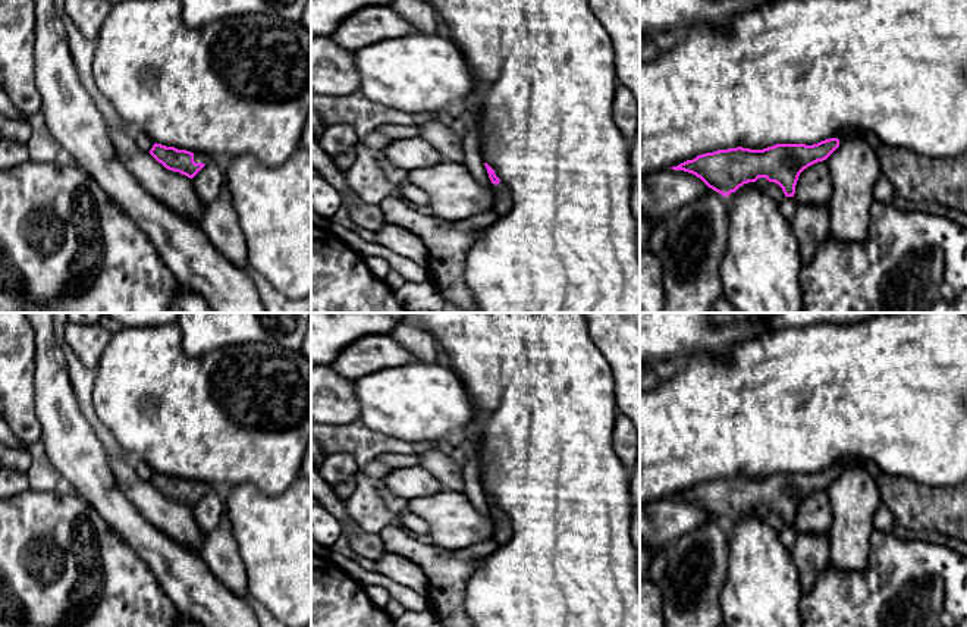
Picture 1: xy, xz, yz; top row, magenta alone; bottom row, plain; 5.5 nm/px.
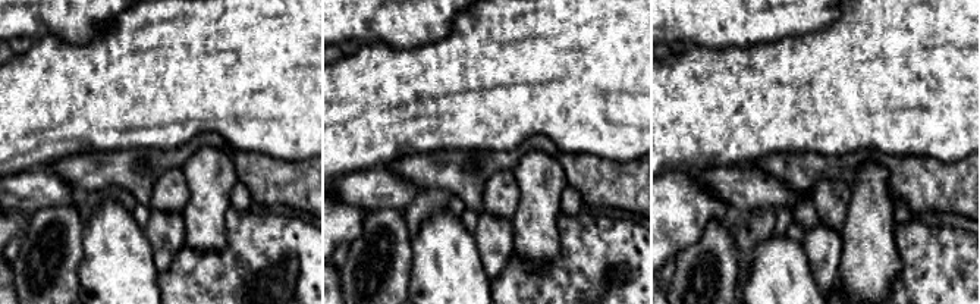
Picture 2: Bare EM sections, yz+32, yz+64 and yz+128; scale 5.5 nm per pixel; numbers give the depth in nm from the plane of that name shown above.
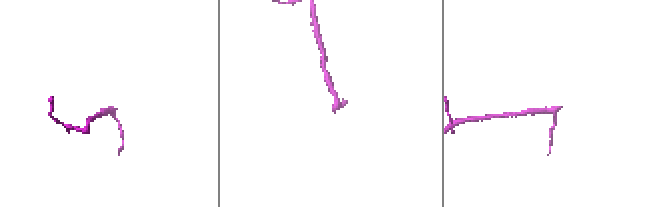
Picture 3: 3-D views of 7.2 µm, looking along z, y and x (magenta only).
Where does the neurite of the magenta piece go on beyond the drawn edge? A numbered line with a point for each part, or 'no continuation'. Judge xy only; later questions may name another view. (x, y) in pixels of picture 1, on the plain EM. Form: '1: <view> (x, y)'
1: xy (198, 486)

